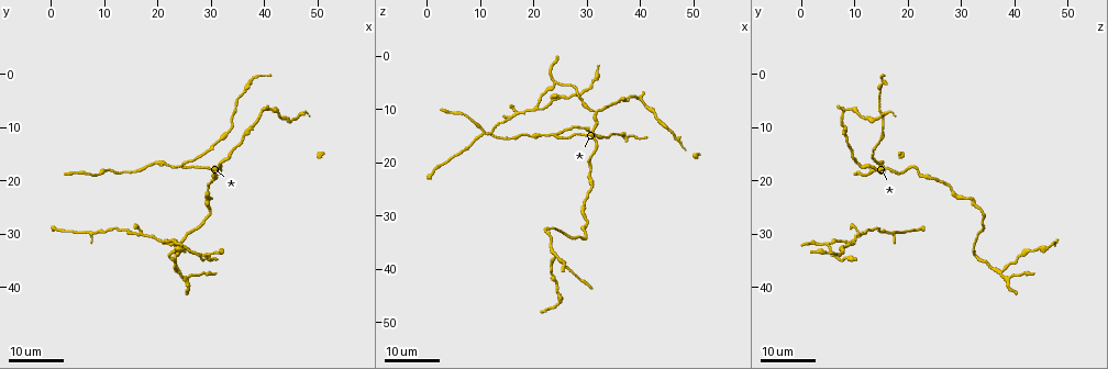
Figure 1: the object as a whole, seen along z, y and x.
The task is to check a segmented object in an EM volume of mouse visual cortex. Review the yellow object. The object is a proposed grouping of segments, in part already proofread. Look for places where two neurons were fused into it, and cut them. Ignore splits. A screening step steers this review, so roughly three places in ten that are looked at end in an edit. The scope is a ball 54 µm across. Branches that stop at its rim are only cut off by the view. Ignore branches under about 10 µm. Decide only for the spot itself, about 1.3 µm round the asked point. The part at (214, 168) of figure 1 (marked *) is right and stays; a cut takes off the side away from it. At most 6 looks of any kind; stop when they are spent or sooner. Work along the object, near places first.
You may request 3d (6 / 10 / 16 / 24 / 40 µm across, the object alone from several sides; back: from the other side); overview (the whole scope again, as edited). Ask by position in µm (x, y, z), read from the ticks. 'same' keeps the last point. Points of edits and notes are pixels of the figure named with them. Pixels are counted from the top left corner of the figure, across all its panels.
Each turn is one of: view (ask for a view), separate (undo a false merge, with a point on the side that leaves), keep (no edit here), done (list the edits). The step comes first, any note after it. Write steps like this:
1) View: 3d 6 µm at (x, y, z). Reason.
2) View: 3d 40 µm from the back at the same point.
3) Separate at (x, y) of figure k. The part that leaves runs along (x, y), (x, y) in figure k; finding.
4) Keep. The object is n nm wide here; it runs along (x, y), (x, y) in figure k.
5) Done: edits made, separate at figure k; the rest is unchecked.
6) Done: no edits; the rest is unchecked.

View: 3d 16 µm at (24.5, 17.0, 14.5). Branch point.

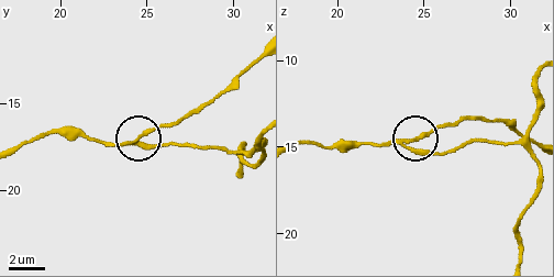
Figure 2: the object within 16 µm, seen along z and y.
View: 3d 6 µm at (24.2, 17.2, 14.6).

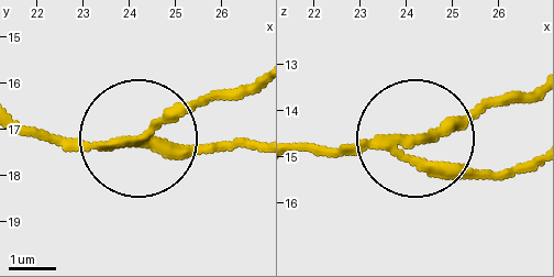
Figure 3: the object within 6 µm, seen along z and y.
Separate at (170, 121) of figure 3. The object is 190 nm wide here; the part that leaves runs along (106, 142), (150, 137), (256, 90) in figure 3; a second neuron is stuck on.

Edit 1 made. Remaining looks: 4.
View: 3d 16 µm at (19.5, 17.0, 15.0). Thick turns thin.

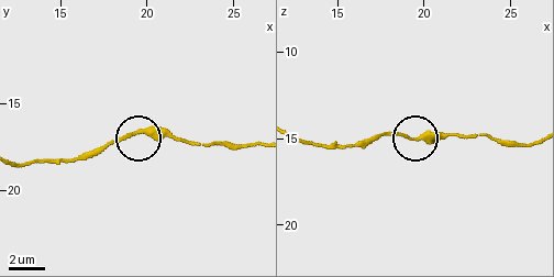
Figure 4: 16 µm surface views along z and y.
View: 3d 10 µm at (19.3, 16.6, 15.0). Closer look.

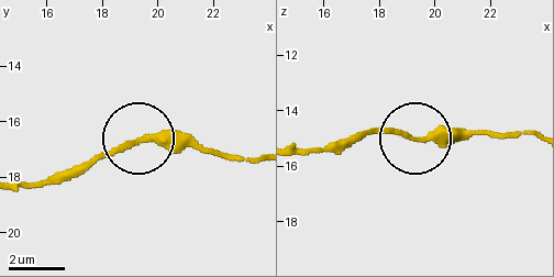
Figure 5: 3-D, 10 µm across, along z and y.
Keep. It runs along (252, 157), (132, 141), (85, 168) in figure 5; all the same neuron.

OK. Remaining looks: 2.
View: 3d 16 µm at (20.5, 31.0, 10.0). Three arms meet.

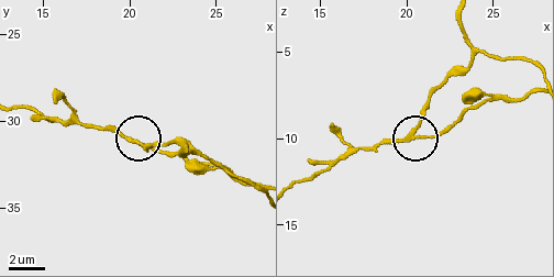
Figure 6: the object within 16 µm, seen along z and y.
View: 3d 10 µm at (20.4, 31.3, 9.7).

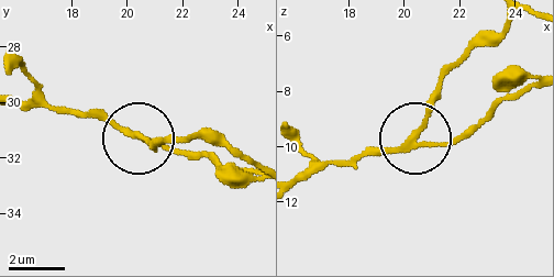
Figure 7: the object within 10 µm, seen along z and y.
Separate at (177, 148) of figure 7. The side arm is 17 µm long; 3 arms meet here; two neurons meet here.

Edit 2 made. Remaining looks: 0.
Done: edits made, separate at figure 3, separate at figure 7; the rest is unchecked.

